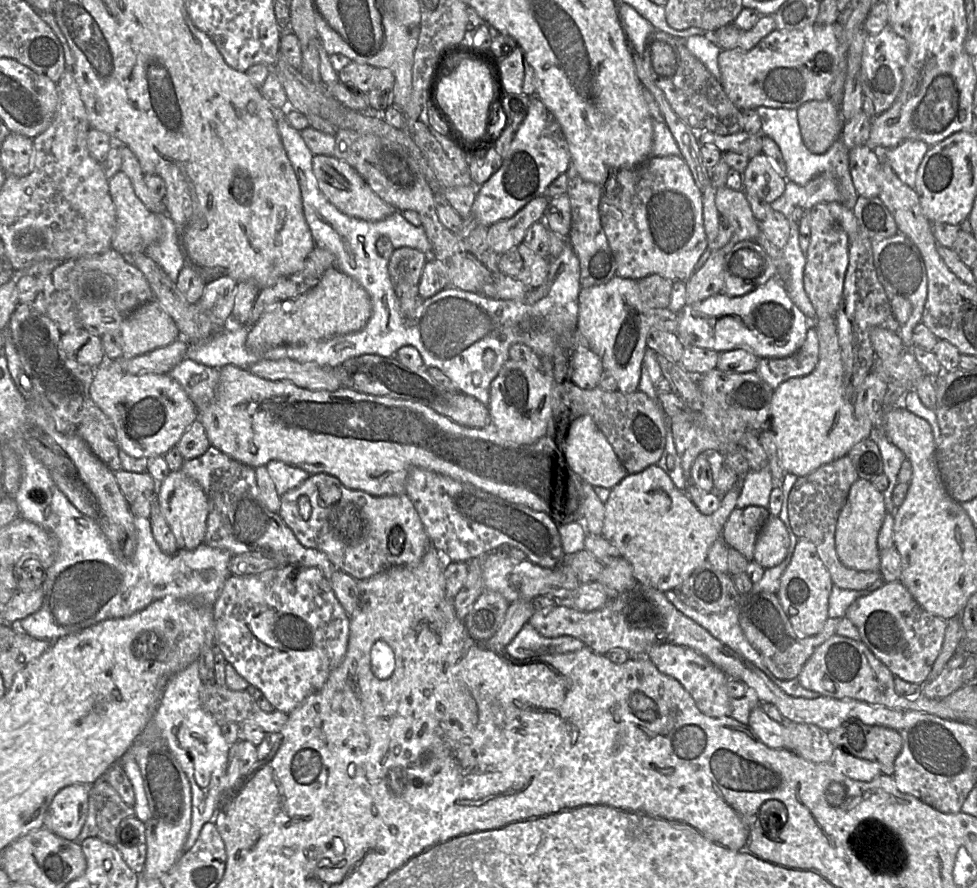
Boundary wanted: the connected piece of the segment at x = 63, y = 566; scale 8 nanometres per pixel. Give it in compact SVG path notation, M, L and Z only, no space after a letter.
M25 449L19 456L22 478L18 491L14 495L19 516L50 532L58 543L58 553L52 566L46 569L42 584L44 599L41 608L20 620L18 629L34 638L54 642L103 620L131 616L152 602L167 596L213 607L226 579L231 575L229 563L232 554L230 552L202 543L193 550L181 549L174 554L166 554L159 548L152 535L149 518L134 517L137 532L135 553L129 559L122 559L112 551L99 526L77 510L56 486L43 463L29 449Z

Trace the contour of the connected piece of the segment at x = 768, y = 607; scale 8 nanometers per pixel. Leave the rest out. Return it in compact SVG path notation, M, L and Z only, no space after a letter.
M752 592L740 595L739 623L749 643L761 654L768 670L778 679L797 678L815 649L836 635L838 618L828 618L822 631L810 637L798 636L789 622L777 594Z

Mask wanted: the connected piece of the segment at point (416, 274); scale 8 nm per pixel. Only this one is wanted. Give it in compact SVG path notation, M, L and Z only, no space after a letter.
M411 247L394 249L388 260L388 273L394 286L407 282L417 286L428 255Z

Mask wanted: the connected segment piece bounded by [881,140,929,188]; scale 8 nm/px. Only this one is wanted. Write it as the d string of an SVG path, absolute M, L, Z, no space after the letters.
M905 140L895 148L881 152L884 162L889 164L897 177L907 186L914 188L917 169L929 145L920 140Z

